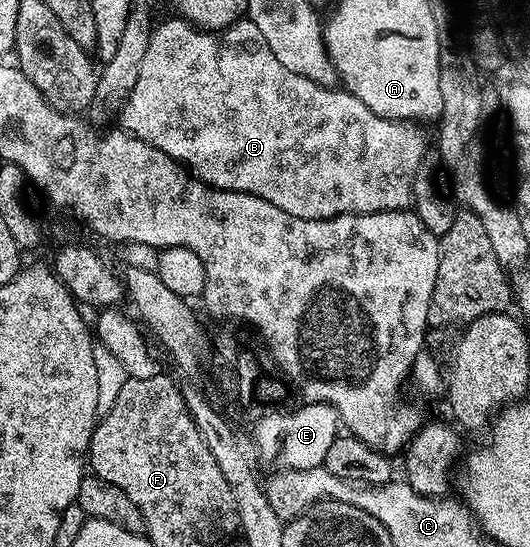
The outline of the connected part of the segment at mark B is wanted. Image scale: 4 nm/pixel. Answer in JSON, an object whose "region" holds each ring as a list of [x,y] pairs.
{"region":[[[183,19],[164,21],[153,28],[150,35],[150,47],[146,47],[146,57],[142,59],[142,68],[138,70],[138,83],[134,83],[134,91],[119,106],[119,124],[124,132],[133,133],[138,139],[158,147],[166,155],[187,167],[199,180],[205,181],[216,189],[229,189],[239,193],[258,195],[278,207],[282,207],[290,215],[298,215],[298,219],[330,219],[347,213],[381,213],[395,209],[411,210],[412,188],[418,167],[425,153],[429,152],[428,137],[419,129],[417,122],[392,120],[379,117],[355,93],[343,87],[329,87],[314,83],[314,79],[306,79],[306,75],[296,75],[287,67],[278,63],[274,51],[270,51],[270,43],[262,39],[262,31],[254,27],[254,23],[241,19],[219,32],[198,29]]]}

